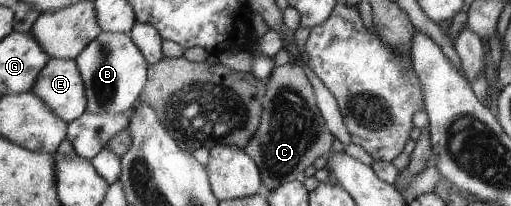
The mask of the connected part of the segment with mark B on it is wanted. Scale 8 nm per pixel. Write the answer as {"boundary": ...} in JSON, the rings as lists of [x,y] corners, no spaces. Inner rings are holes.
{"boundary":[[[101,32],[96,39],[86,44],[74,62],[85,83],[86,112],[114,116],[128,111],[140,100],[142,88],[146,83],[148,64],[127,33]]]}

